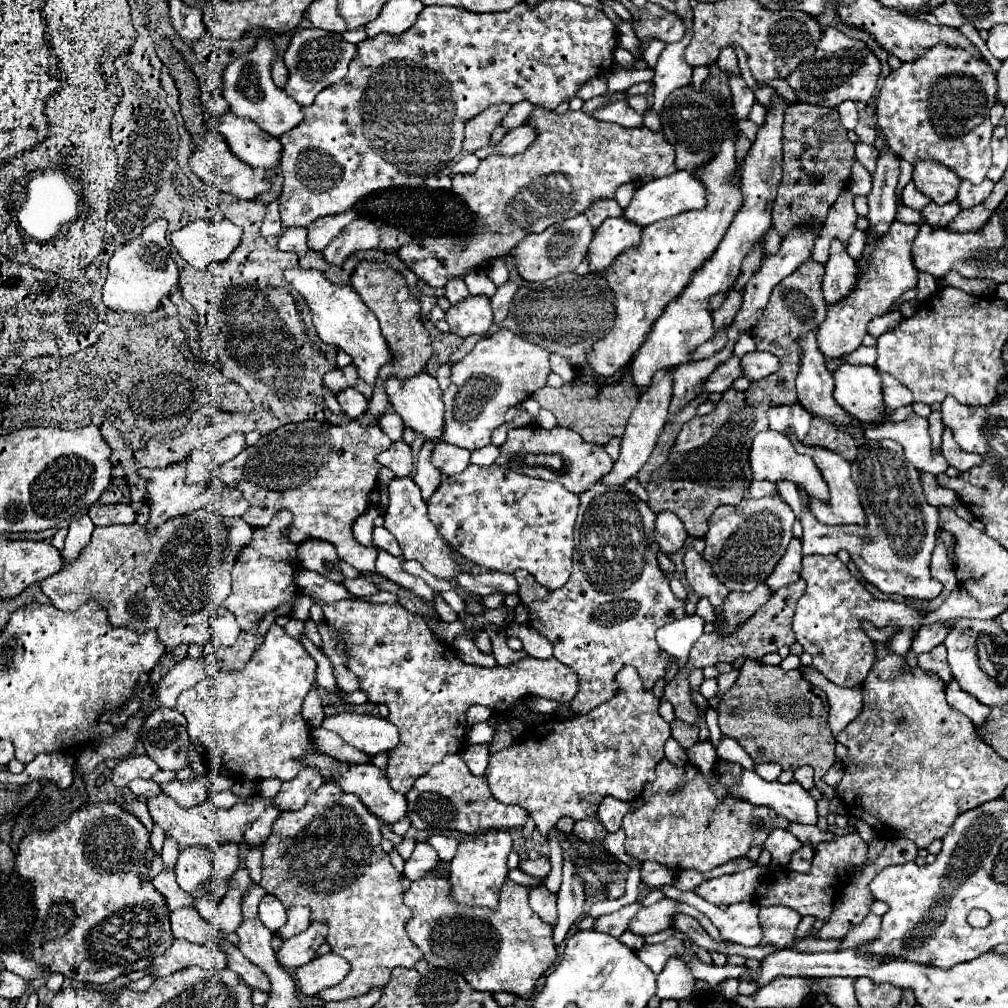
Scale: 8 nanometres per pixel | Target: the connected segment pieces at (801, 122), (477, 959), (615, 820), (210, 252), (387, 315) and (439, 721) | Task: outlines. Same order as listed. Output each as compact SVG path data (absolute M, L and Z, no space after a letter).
M794 103L786 107L782 149L784 175L772 211L772 223L780 237L786 235L786 229L808 221L810 217L816 217L820 221L826 219L830 205L836 201L838 193L848 183L850 167L856 157L854 143L848 141L846 129L838 119L838 111L806 103Z
M434 875L414 881L404 893L404 903L412 911L412 917L406 921L406 933L420 947L424 959L434 967L462 975L476 991L504 991L530 999L536 981L556 963L558 951L552 943L552 927L528 905L528 887L506 879L498 911L454 905L448 893L448 881Z
M606 795L606 797L602 799L600 807L598 807L598 817L600 817L602 825L604 825L610 833L618 831L620 825L622 825L622 817L632 809L634 801L636 801L636 799L632 799L632 801L620 801L620 799L616 799L616 797L608 797L608 795Z
M196 219L172 233L172 245L194 267L204 269L212 261L226 261L242 241L242 227L232 221Z
M364 259L356 265L356 269L352 271L352 277L350 277L350 283L354 285L354 289L360 293L362 301L374 311L374 315L378 317L380 321L380 327L382 327L382 335L386 337L386 343L390 347L390 363L386 363L382 369L380 369L380 375L378 375L378 385L374 389L374 395L368 403L368 415L370 417L380 417L388 407L390 407L390 401L386 397L386 391L384 391L384 379L388 375L394 375L394 377L412 377L414 373L422 371L426 361L430 359L432 355L432 341L430 341L430 335L424 327L424 321L422 321L422 313L420 313L420 299L410 291L406 279L394 269L390 267L388 263L384 261L374 261L374 259Z
M314 597L314 603L322 607L324 617L330 619L332 629L336 631L348 631L350 637L346 639L348 649L348 669L360 677L360 687L368 693L370 703L386 703L390 709L388 721L394 723L400 729L400 743L394 751L390 751L388 759L388 779L390 785L406 795L414 781L428 773L430 767L444 759L448 753L458 753L462 749L462 743L466 743L466 709L470 705L484 705L490 707L494 713L506 713L512 709L522 697L544 697L558 703L568 703L578 693L578 677L574 671L570 671L566 665L562 665L556 657L550 659L534 659L526 657L518 663L512 663L508 667L496 665L496 667L480 667L480 665L466 665L458 661L454 655L454 649L446 643L440 643L434 639L430 629L426 627L422 617L416 617L414 613L408 613L400 605L374 605L370 601L338 601L338 603L326 603L318 601Z

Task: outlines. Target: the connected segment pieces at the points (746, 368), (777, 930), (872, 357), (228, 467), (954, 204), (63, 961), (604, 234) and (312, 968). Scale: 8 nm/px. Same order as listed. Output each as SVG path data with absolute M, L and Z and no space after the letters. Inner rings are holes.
M752 351L740 357L740 371L742 377L750 379L750 381L758 381L770 373L774 373L774 369L778 369L778 357L774 357L772 353L766 351Z
M758 905L758 921L760 921L760 927L762 927L762 941L760 941L760 945L762 947L764 945L772 945L776 949L786 949L786 947L794 945L798 941L794 935L796 935L796 927L798 927L800 919L802 917L794 909L790 909L790 907L782 907L782 905L778 905L778 907L764 907L764 905Z
M860 345L856 351L852 351L848 357L842 357L842 361L848 361L852 365L874 365L876 363L876 349Z
M356 419L346 425L322 421L286 423L218 467L214 477L244 493L250 509L242 519L250 527L262 529L280 509L290 509L292 523L288 539L292 543L302 543L306 539L328 541L336 547L340 559L358 571L376 573L376 551L354 539L352 523L368 509L368 497L382 469L376 457L390 445L392 441L378 425L364 427Z
M958 199L950 201L950 203L944 203L944 205L936 205L934 201L928 203L924 209L922 209L922 215L926 219L926 223L930 225L946 225L948 221L952 221L958 213L962 211Z
M106 801L74 811L54 831L32 831L24 837L16 855L16 871L32 883L38 911L26 955L42 961L54 973L100 985L114 981L122 973L146 969L154 957L160 957L172 945L174 935L166 899L148 877L150 867L144 861L148 847L150 835L146 827L132 813Z
M606 219L600 229L594 231L592 243L588 247L590 271L604 271L622 251L638 245L642 239L642 227L618 219Z
M326 953L298 967L298 987L306 995L318 995L322 989L338 985L350 973L350 963L336 953Z

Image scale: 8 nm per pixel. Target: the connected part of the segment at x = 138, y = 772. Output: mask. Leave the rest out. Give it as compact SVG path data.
M140 755L140 757L128 757L128 759L122 759L114 771L112 771L112 781L118 785L118 787L126 787L130 781L142 777L142 779L152 779L156 773L160 771L160 767L150 761L150 757L146 755Z

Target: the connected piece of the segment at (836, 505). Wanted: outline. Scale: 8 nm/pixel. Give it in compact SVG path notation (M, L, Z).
M792 431L788 433L788 439L792 441L792 445L794 445L796 451L806 453L806 455L810 455L814 459L818 471L822 473L822 479L828 485L828 491L830 491L828 501L820 501L818 497L810 497L810 511L816 517L816 521L820 521L824 525L848 525L848 523L864 525L864 509L860 505L860 497L856 493L856 485L850 479L850 463L844 457L840 457L838 453L830 453L828 449L822 449L822 447L806 447L802 441L798 441L798 437L794 437Z

